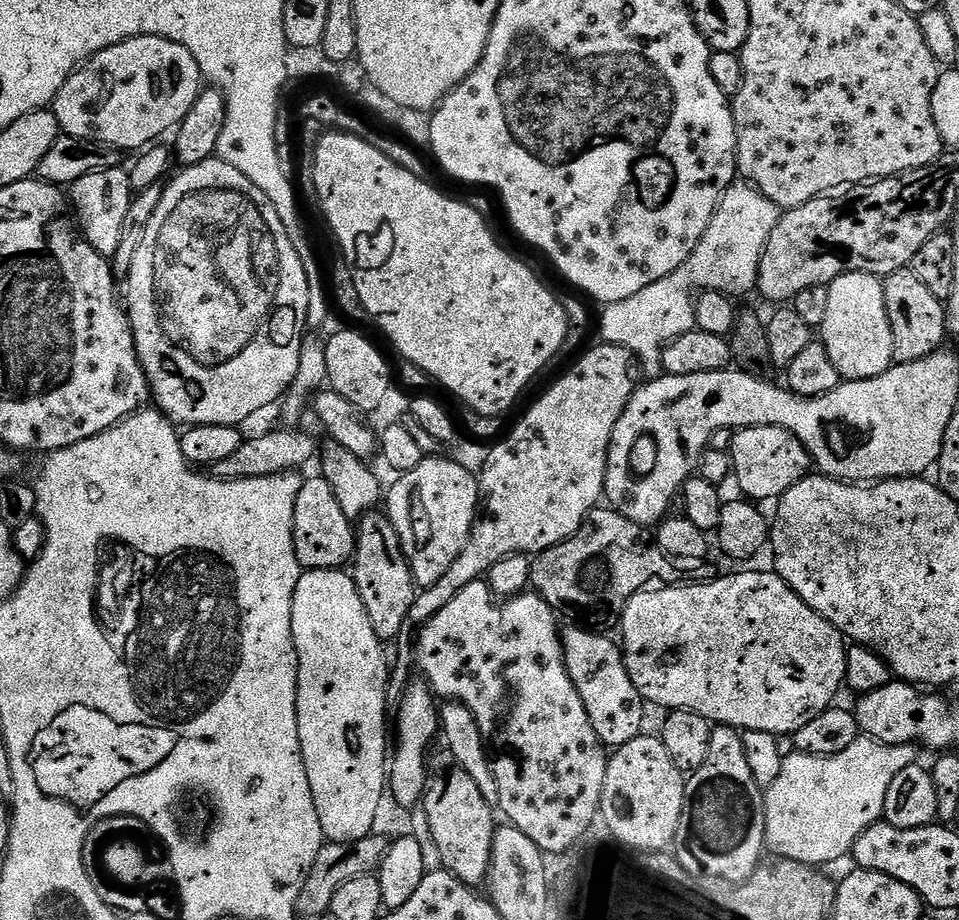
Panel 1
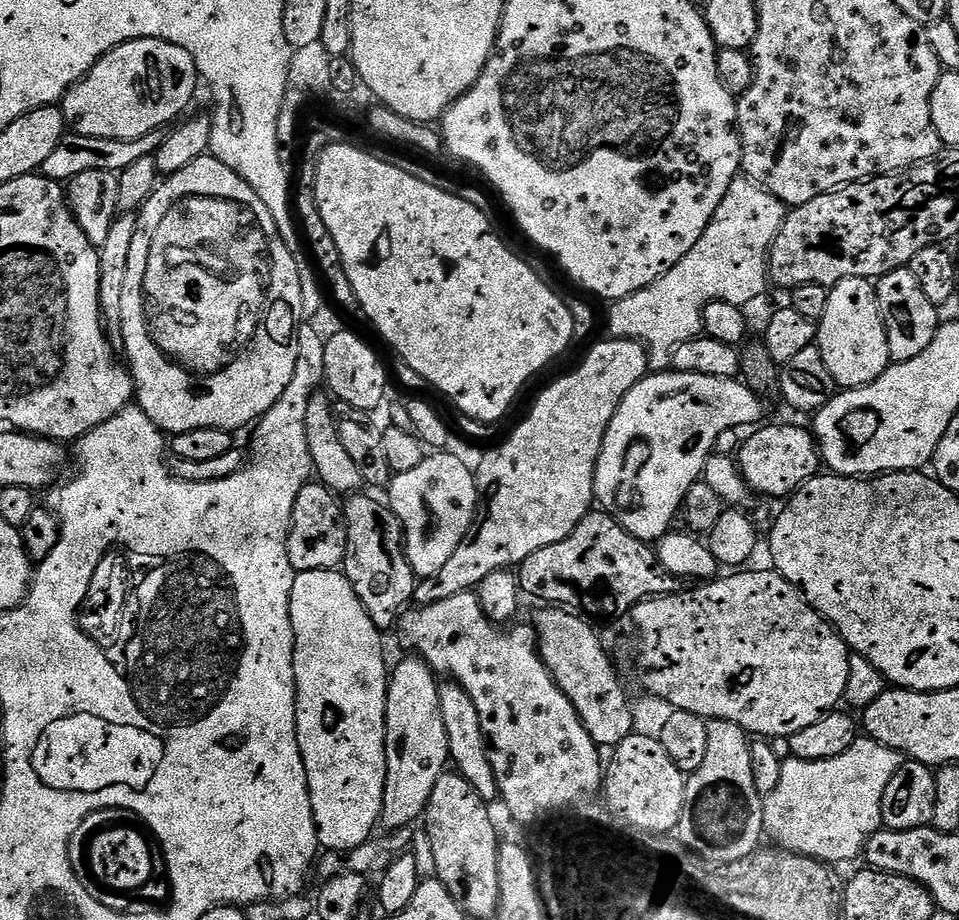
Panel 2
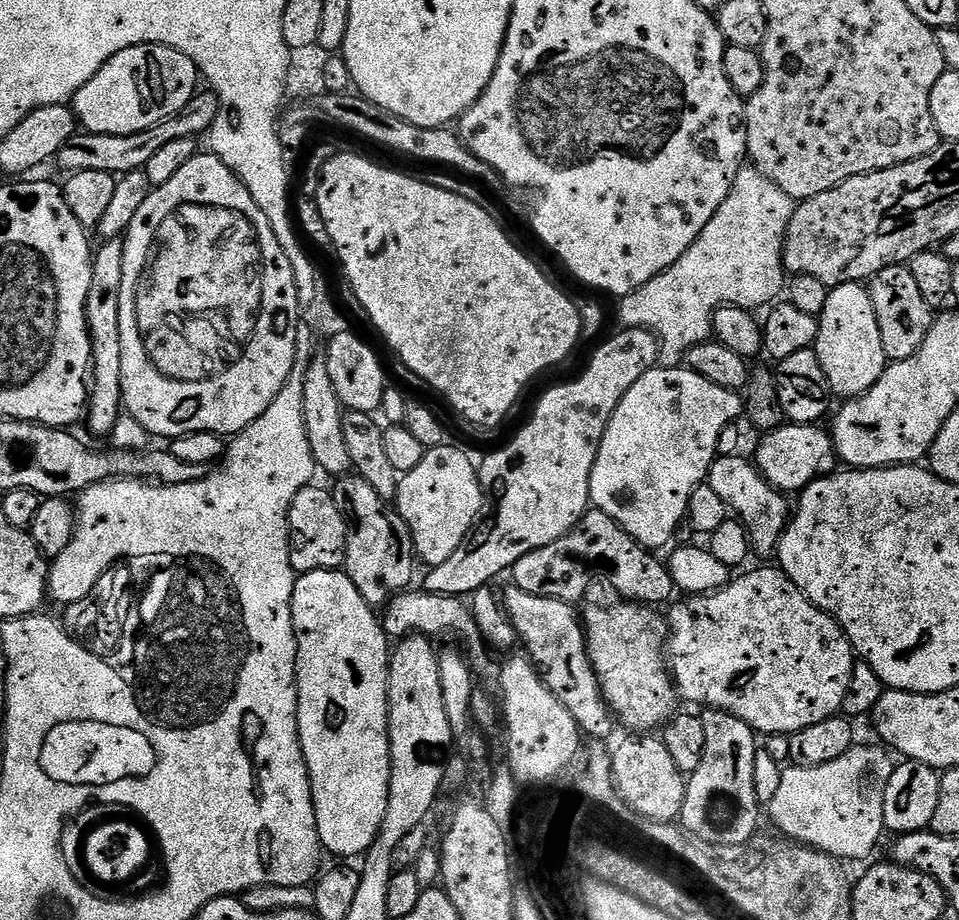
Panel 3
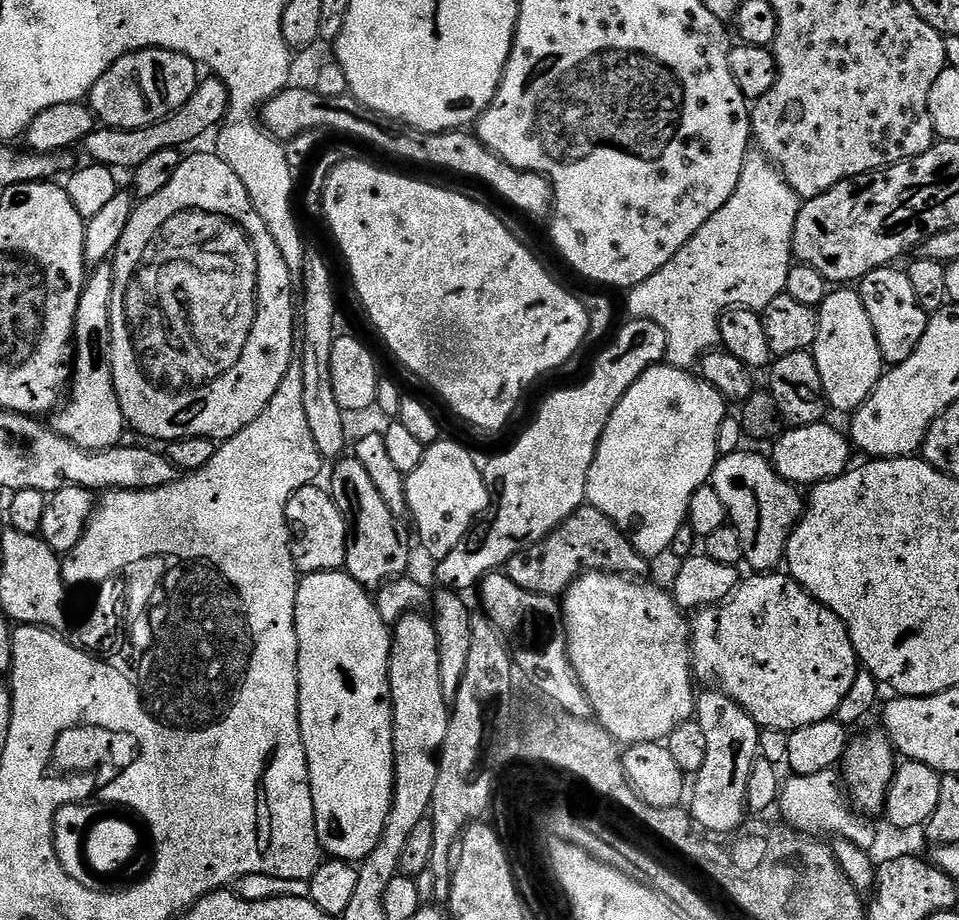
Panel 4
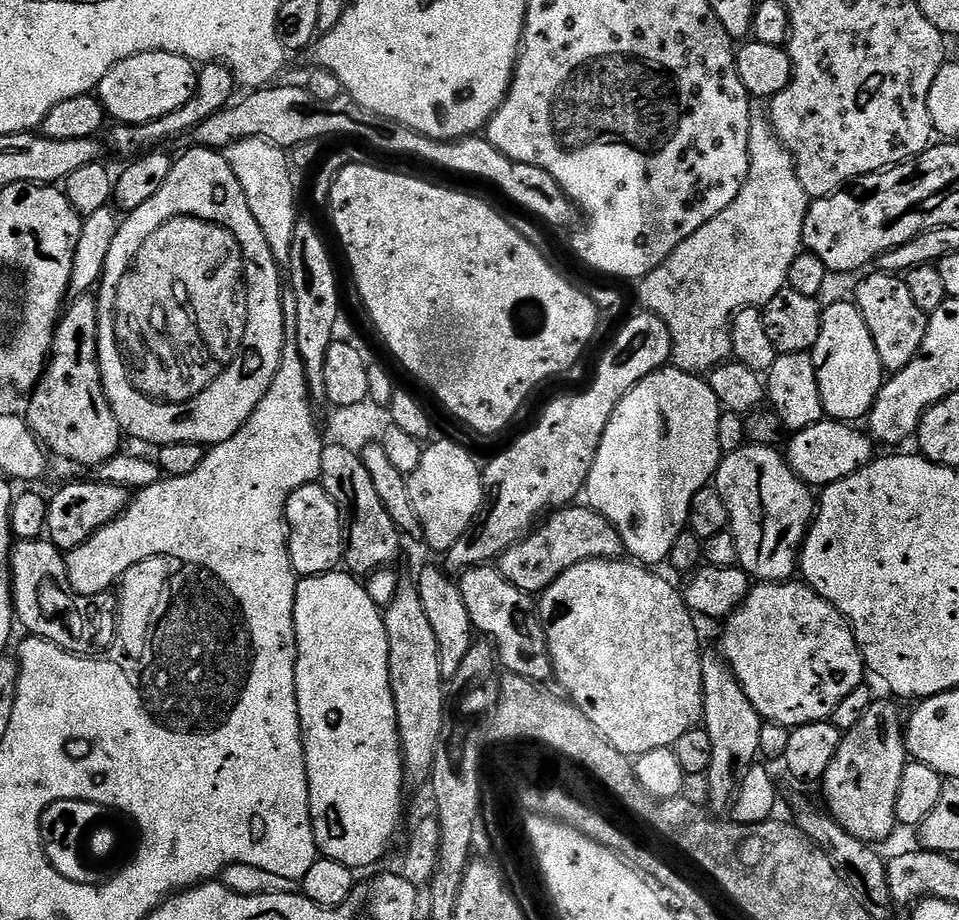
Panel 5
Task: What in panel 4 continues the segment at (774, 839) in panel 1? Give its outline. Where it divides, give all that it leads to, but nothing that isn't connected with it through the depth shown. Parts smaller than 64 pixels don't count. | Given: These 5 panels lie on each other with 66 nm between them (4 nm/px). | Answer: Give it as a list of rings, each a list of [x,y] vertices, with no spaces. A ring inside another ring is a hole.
[[[835,771],[805,776],[789,775],[783,781],[778,801],[783,823],[795,828],[801,834],[811,834],[816,838],[839,838],[848,840],[854,846],[872,850],[876,844],[876,832],[863,815],[857,814],[850,807],[846,793]],[[868,823],[868,824],[867,824]]]

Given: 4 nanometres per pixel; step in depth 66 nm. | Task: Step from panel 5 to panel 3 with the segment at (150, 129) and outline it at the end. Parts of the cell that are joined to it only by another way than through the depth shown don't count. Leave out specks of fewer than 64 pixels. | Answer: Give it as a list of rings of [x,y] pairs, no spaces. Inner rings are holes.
[[[200,90],[190,102],[186,102],[186,106],[182,106],[182,110],[178,110],[178,114],[138,134],[94,134],[81,131],[72,136],[70,142],[66,142],[66,146],[62,146],[62,150],[54,160],[55,163],[60,163],[68,174],[82,170],[102,170],[106,174],[119,178],[127,172],[139,172],[147,169],[150,158],[154,158],[154,154],[159,154],[162,146],[167,146],[169,142],[178,142],[178,138],[196,140],[203,132],[204,135],[211,133],[219,109],[220,99],[216,97],[215,92]]]

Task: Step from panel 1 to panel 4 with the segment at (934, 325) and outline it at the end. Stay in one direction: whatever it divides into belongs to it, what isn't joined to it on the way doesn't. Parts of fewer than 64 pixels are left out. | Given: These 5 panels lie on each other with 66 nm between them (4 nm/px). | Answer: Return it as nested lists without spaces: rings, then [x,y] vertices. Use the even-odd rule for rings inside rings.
[[[900,266],[870,270],[870,274],[866,274],[858,282],[858,291],[862,306],[866,306],[866,314],[870,314],[870,322],[874,326],[885,365],[895,366],[906,362],[906,358],[914,354],[918,342],[922,342],[929,317],[929,313],[918,306],[918,297],[914,295],[914,286],[907,271]]]

